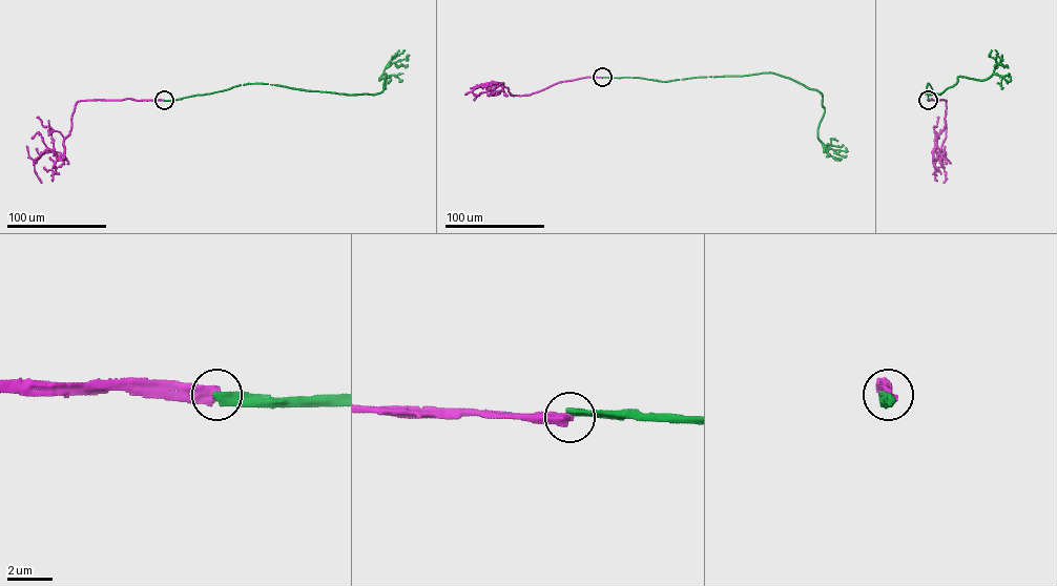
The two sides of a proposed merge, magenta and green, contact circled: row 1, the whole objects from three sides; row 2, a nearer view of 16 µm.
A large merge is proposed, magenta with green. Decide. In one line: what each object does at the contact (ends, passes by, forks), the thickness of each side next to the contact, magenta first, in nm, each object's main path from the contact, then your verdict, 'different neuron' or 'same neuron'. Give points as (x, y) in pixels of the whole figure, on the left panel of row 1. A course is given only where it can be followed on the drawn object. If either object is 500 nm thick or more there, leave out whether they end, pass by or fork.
calibres 500 and 360 nm; course magenta (164, 100), (79, 101), (64, 140), (64, 158), (58, 160), (46, 149), (34, 160), (41, 183); course green (164, 100), (249, 83), (376, 93), (382, 90), (386, 77), (379, 78), (385, 68), (407, 56); different neuron

